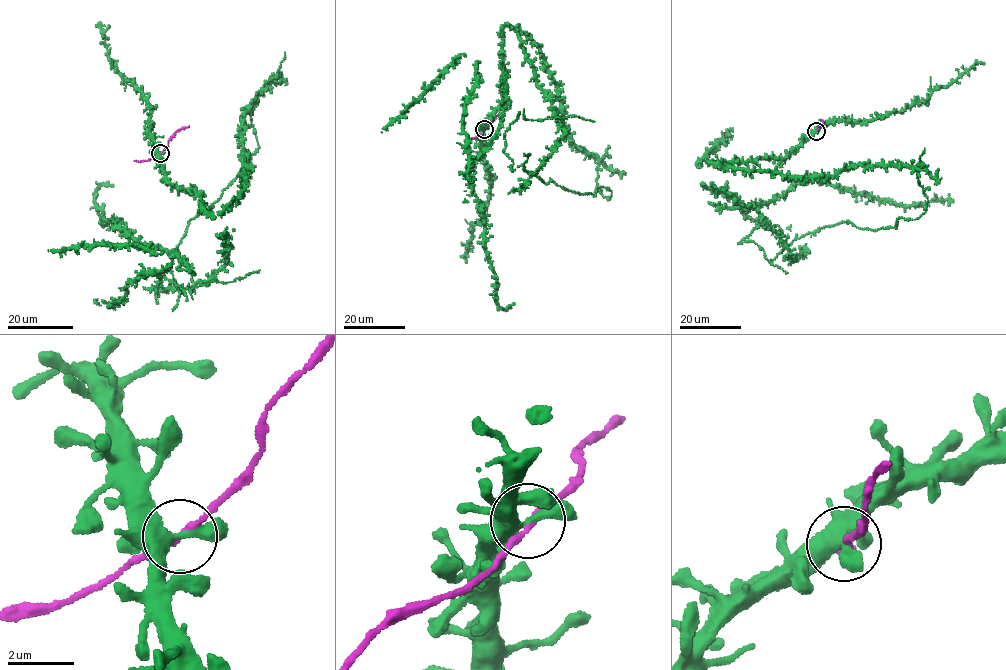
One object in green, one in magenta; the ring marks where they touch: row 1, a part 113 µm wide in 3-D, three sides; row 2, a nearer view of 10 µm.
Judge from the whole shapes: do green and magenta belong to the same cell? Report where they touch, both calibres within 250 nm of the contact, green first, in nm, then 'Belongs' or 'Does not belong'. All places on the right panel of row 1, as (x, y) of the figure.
Place: (816, 131). Thickness 300 nm (green) against 150 nm. Does not belong

